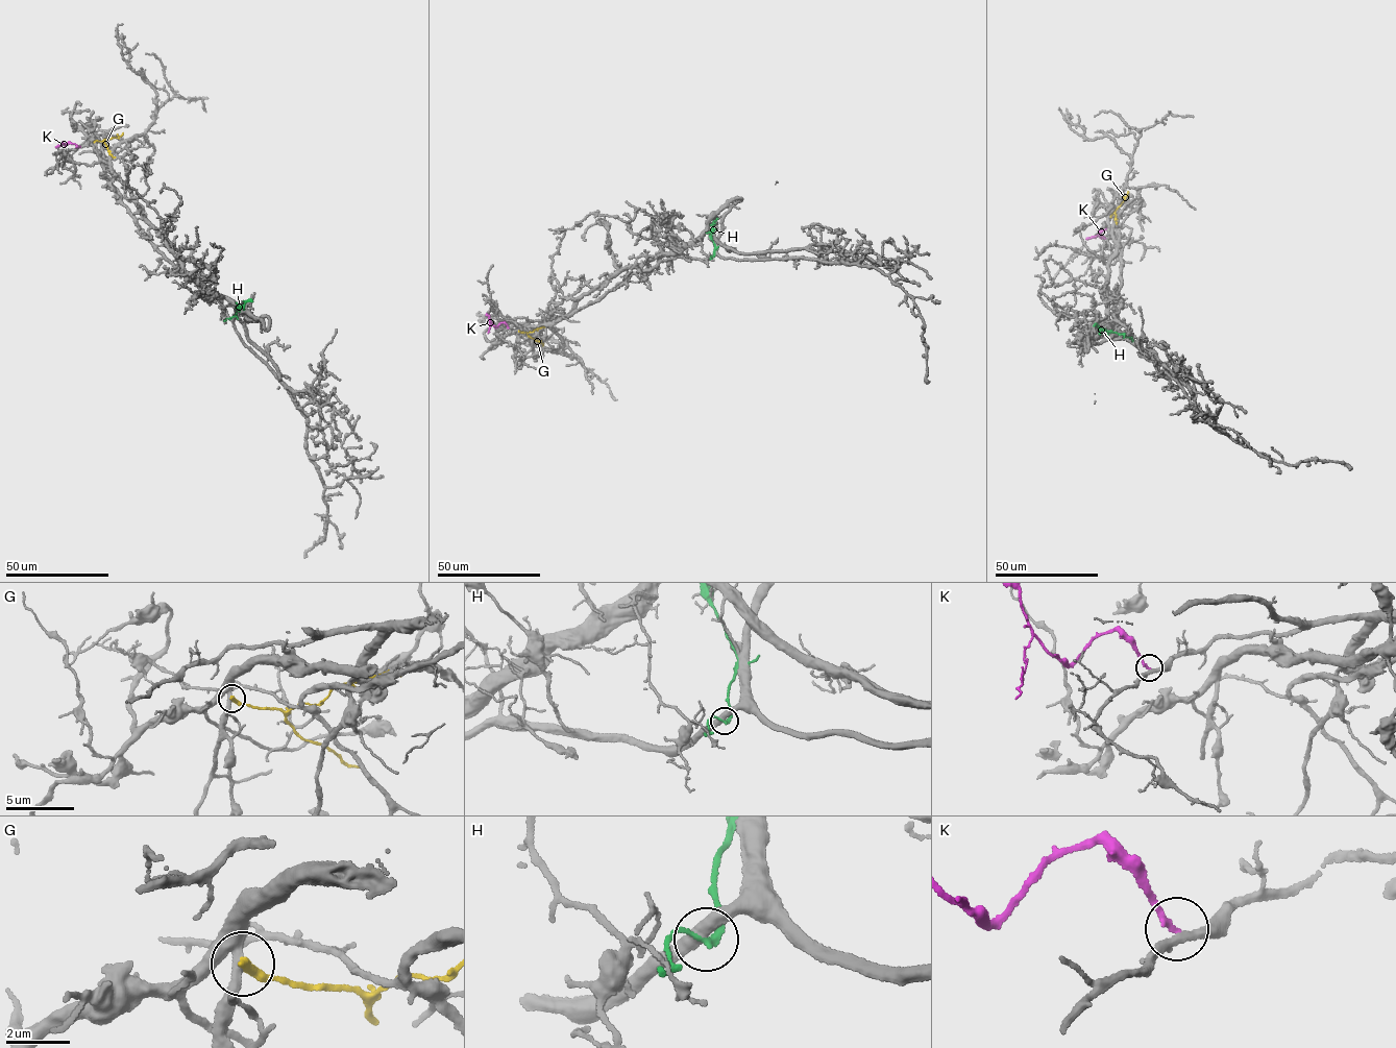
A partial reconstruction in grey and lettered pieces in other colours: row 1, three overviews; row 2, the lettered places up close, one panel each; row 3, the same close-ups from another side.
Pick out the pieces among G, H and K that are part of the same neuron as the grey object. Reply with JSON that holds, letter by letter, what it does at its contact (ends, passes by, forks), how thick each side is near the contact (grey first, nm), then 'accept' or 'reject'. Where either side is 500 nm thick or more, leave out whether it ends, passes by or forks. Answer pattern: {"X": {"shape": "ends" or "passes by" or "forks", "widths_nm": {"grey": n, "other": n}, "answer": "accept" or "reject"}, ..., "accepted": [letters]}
{"G": {"shape": "ends", "widths_nm": {"grey": 300, "other": 320}, "answer": "reject"}, "H": {"shape": "passes by", "widths_nm": {"grey": 400, "other": 180}, "answer": "reject"}, "K": {"shape": "ends", "widths_nm": {"grey": 240, "other": 180}, "answer": "accept"}, "accepted": ["K"]}

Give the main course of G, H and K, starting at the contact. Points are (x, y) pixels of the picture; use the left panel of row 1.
G: (94, 141), (118, 138), (123, 133)
H: (228, 318), (247, 300), (251, 300)
K: (80, 146), (69, 142), (55, 147)

